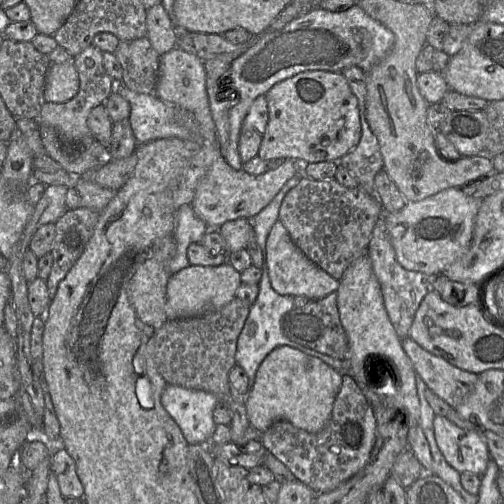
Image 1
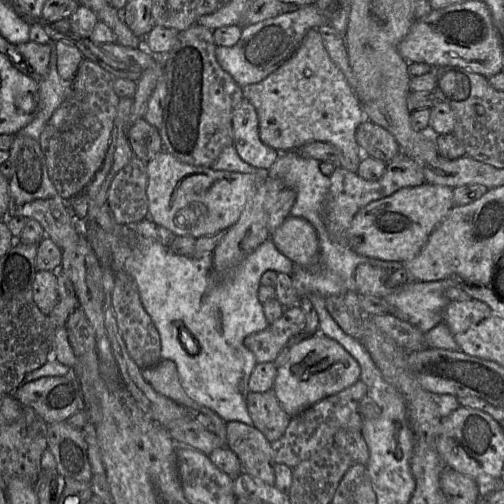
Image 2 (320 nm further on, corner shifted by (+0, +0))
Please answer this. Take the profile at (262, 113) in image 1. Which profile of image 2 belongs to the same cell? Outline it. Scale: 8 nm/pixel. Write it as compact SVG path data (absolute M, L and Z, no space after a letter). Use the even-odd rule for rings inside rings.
M246 98L233 111L232 133L238 155L256 169L269 170L281 154L261 141L256 110Z

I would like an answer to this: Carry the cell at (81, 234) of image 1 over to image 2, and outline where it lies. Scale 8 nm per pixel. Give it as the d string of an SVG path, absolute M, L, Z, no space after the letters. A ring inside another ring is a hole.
M135 156L113 178L106 204L118 224L135 225L148 217L147 183L147 163Z

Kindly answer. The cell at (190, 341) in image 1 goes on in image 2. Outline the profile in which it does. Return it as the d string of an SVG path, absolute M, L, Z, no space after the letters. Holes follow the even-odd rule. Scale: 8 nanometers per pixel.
M239 421L227 422L226 446L235 453L244 473L275 484L271 445L256 427Z

